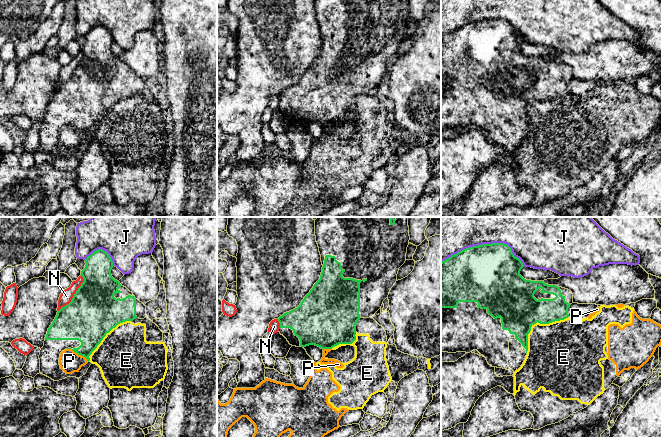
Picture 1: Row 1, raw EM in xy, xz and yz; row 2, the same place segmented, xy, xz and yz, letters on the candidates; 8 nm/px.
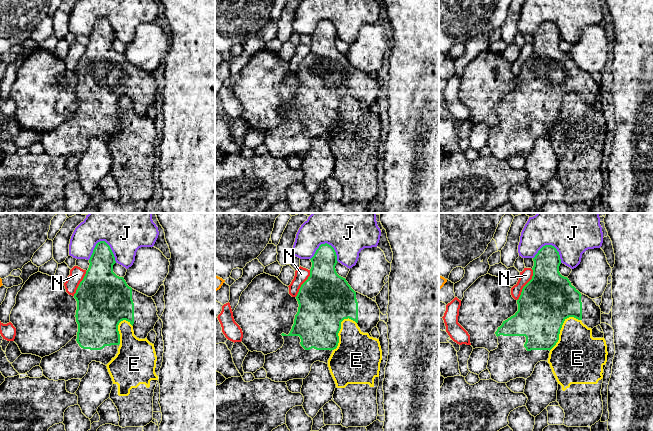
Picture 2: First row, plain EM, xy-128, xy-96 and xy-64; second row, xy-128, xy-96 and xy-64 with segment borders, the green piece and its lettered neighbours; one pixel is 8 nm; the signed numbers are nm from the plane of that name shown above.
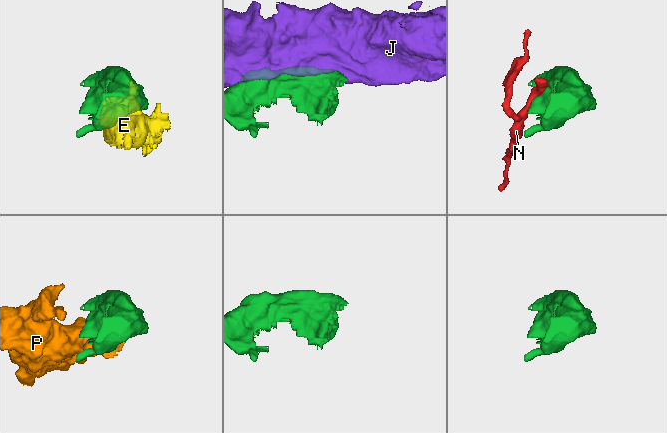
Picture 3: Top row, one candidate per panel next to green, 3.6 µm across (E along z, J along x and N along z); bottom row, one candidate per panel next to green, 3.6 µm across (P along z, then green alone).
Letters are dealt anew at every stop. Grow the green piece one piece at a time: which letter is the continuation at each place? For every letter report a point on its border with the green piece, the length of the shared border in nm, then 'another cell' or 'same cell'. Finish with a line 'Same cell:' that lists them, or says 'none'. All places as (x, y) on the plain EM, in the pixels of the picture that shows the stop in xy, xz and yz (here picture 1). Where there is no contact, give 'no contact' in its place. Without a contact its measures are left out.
E: yz (537, 97) | 460 nm | another cell
J: yz (485, 20) | 650 nm | another cell
N: xy (74, 70) | 360 nm | another cell
P: xy (78, 130) | 200 nm | another cell
Same cell: none

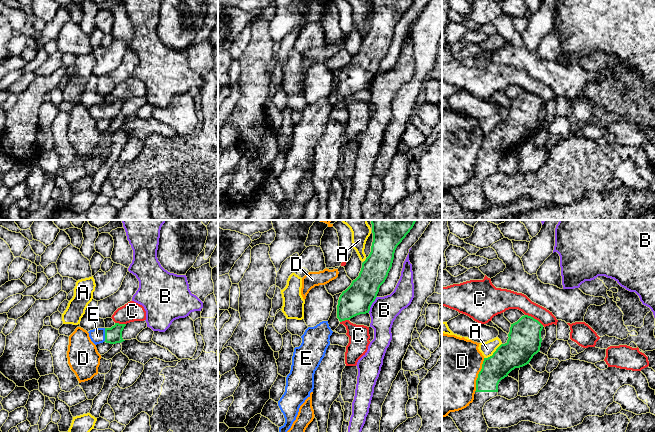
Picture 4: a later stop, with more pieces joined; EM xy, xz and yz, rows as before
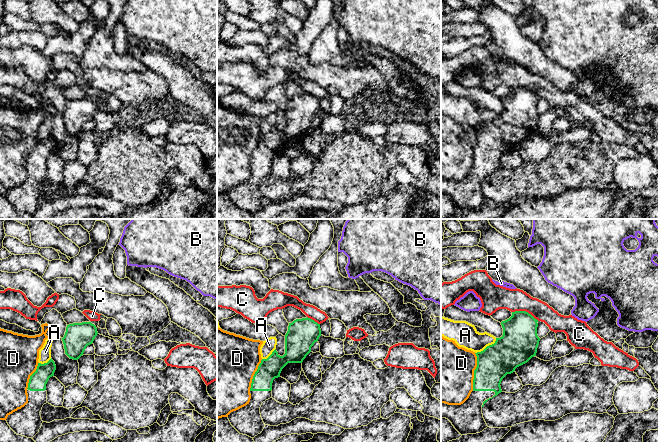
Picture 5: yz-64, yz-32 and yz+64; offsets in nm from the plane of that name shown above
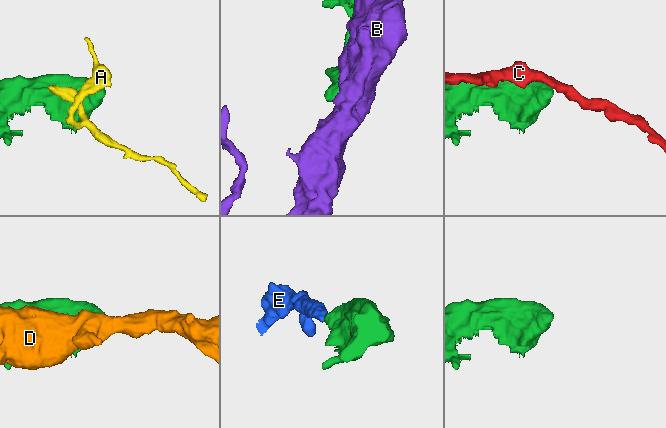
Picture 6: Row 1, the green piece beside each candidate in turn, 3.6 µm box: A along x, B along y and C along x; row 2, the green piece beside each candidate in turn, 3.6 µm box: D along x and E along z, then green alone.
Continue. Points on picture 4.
A: yz (493, 129) | 190 nm | another cell
B: xz (371, 80) | 150 nm | another cell
C: yz (533, 94) | 180 nm | another cell
D: yz (478, 151) | 280 nm | another cell
E: xy (105, 111) | 110 nm | same cell
Same cell: E

